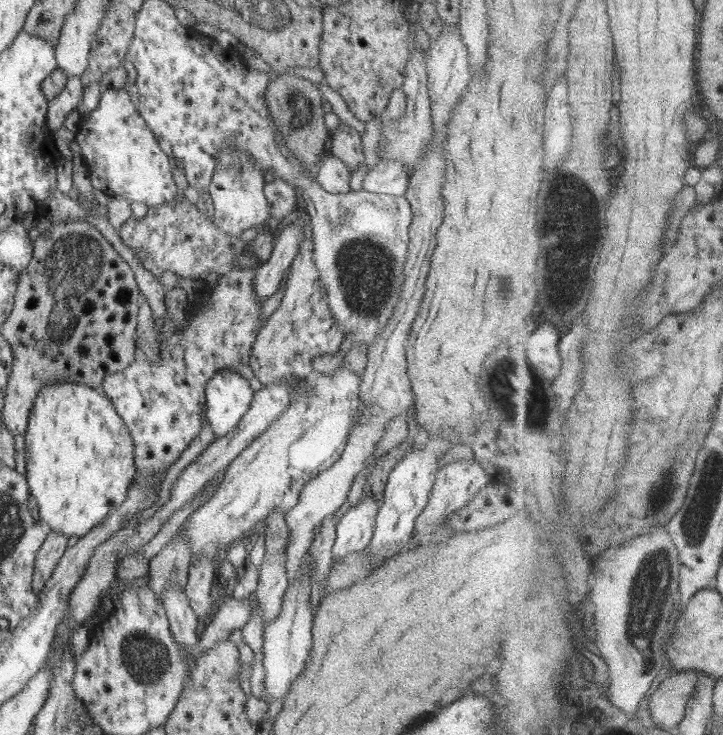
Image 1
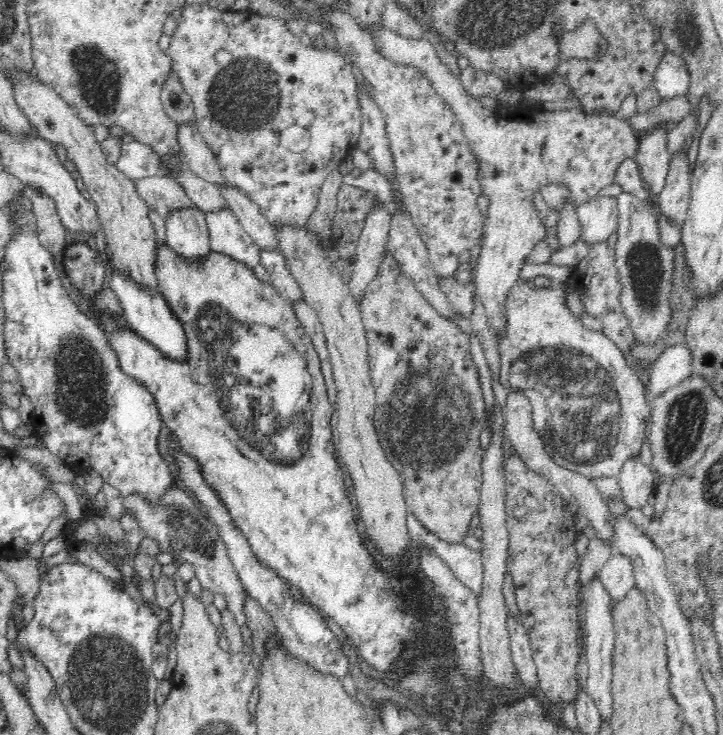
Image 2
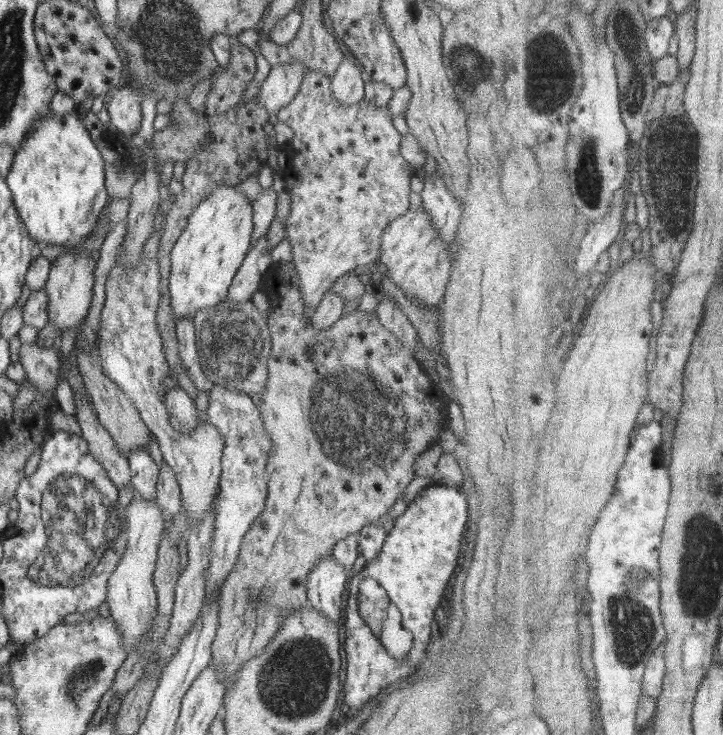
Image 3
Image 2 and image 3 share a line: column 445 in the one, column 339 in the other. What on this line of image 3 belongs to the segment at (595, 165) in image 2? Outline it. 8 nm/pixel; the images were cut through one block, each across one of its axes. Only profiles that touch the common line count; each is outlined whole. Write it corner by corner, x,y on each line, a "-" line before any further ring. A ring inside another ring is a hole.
342,59
331,78
334,97
344,105
354,106
366,99
365,83
360,69
349,59

